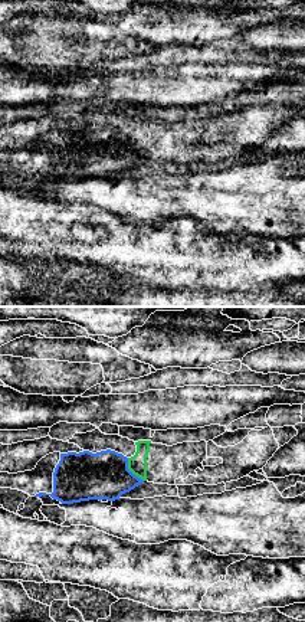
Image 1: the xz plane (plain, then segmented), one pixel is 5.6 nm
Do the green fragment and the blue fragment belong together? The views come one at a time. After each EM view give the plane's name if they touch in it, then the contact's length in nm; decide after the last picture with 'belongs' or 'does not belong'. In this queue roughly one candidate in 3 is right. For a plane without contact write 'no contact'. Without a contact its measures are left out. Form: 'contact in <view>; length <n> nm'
contact in xz; length 160 nm

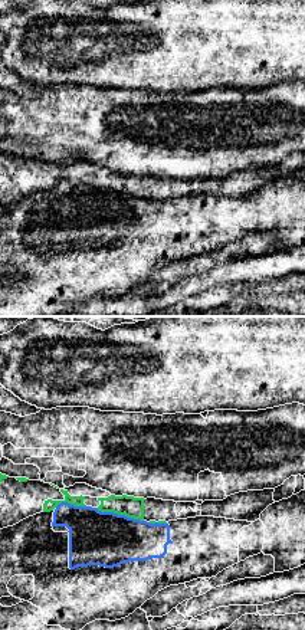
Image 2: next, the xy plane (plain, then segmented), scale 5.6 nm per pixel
contact in xy; length 280 nm

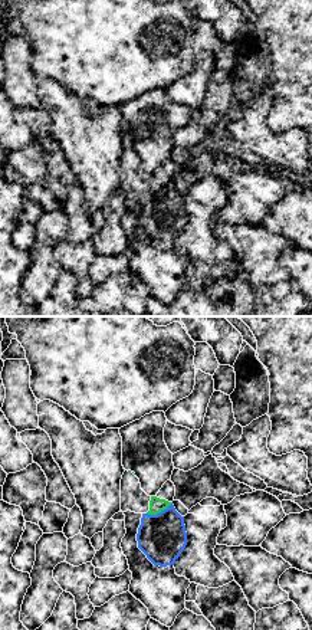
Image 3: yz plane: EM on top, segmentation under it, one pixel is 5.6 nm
contact in yz; length 160 nm

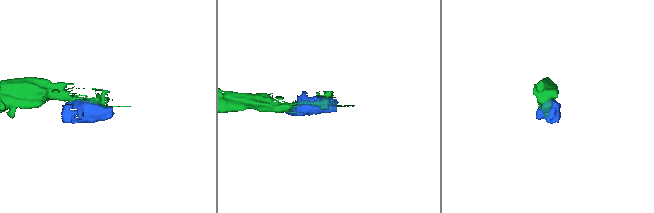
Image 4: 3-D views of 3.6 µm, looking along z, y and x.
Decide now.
does not belong

